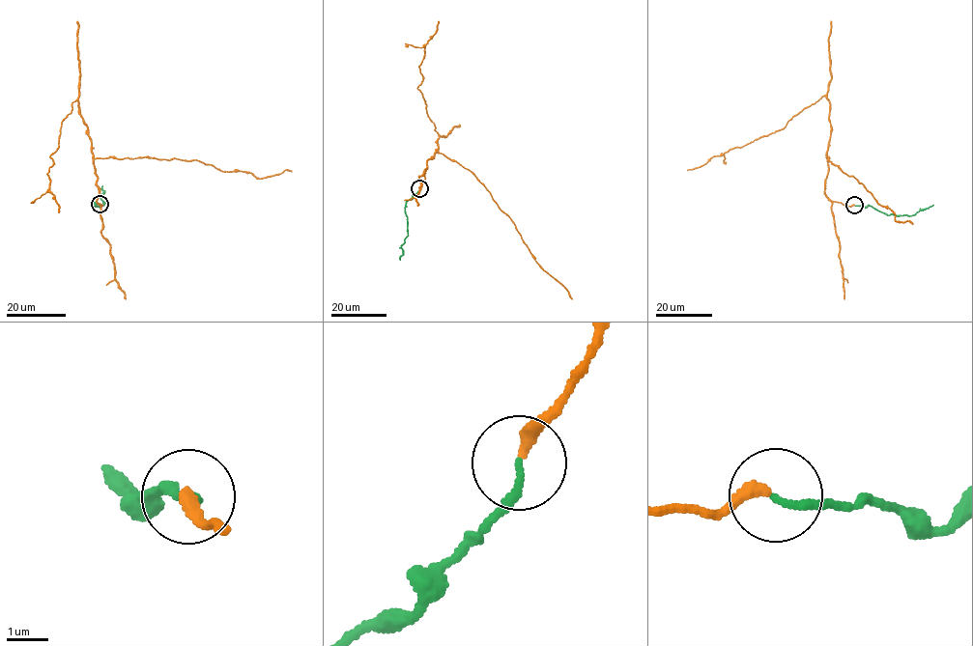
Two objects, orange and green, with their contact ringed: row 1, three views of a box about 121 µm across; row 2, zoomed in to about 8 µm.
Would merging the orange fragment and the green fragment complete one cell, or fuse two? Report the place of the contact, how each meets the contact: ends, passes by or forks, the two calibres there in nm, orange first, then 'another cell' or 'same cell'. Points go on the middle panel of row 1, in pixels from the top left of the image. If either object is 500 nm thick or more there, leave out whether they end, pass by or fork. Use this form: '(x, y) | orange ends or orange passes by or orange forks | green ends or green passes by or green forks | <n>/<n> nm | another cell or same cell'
(419, 188) | orange ends | green ends | 280/180 nm | same cell

